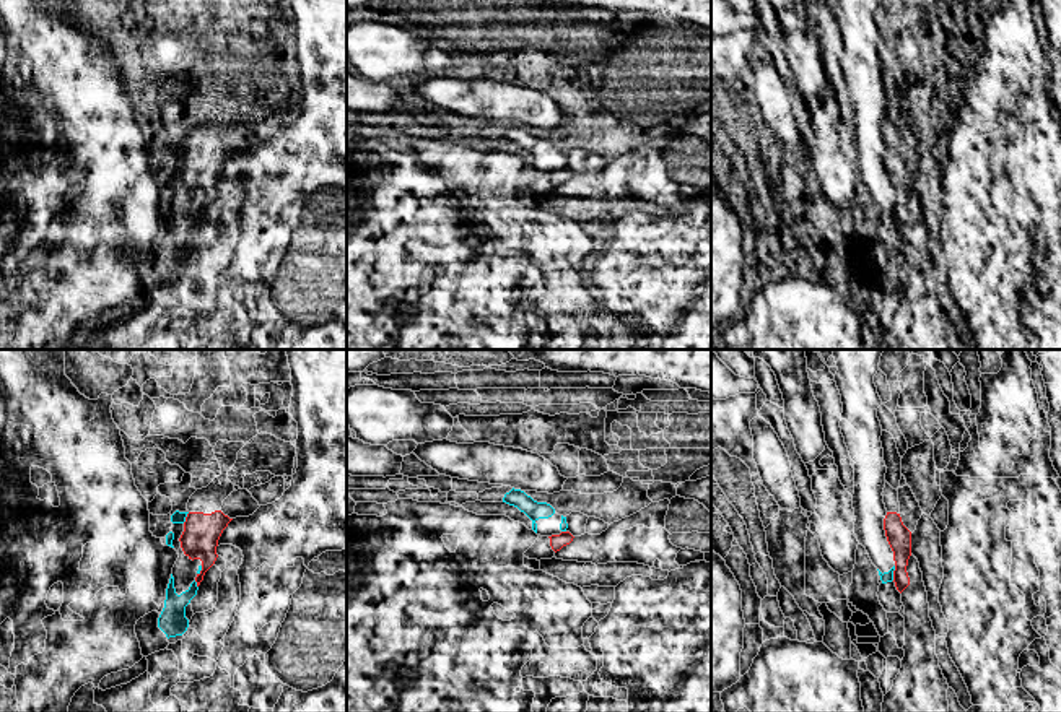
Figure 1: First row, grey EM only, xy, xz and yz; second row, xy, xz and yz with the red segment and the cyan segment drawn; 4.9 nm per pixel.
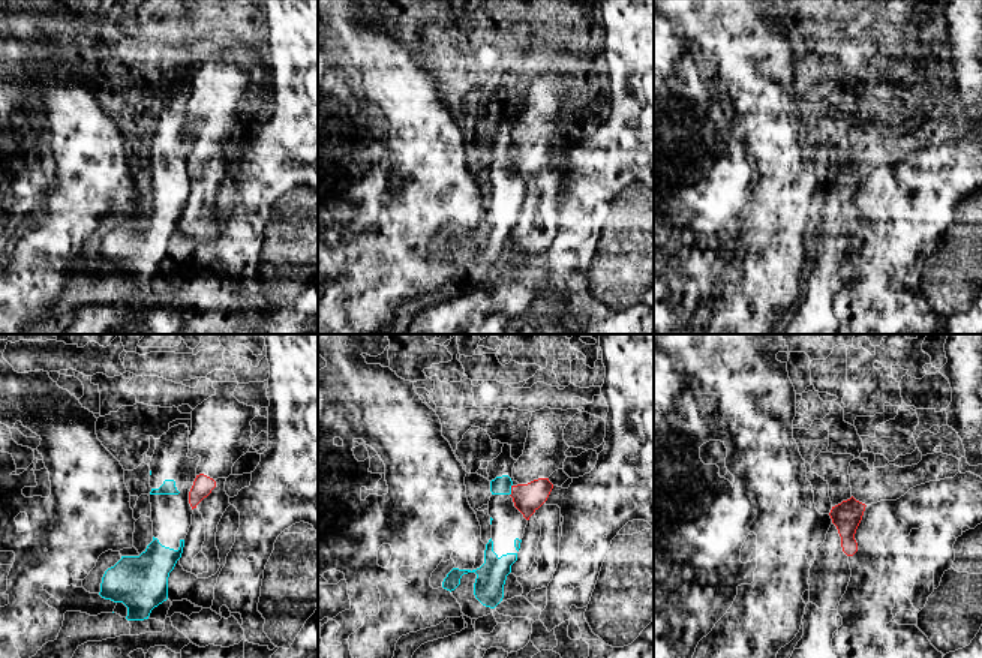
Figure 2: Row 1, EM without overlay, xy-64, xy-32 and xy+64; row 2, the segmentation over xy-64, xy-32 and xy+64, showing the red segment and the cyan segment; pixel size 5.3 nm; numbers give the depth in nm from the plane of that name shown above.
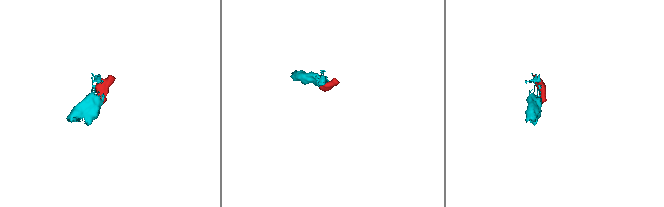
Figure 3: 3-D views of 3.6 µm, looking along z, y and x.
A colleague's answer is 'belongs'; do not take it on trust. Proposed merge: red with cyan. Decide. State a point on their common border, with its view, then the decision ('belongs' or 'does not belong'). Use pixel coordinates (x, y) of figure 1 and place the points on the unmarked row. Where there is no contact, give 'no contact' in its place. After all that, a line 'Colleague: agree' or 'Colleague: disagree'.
yz (894, 208) | does not belong
Colleague: disagree

